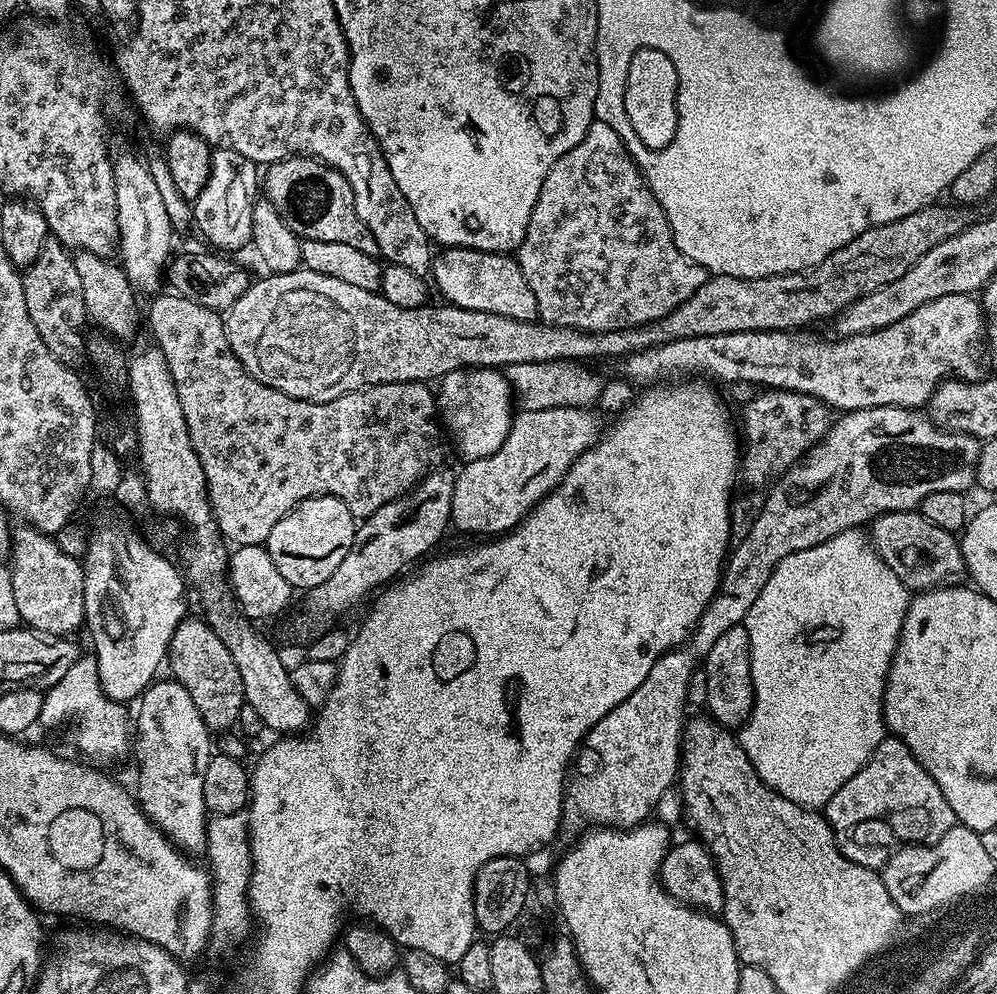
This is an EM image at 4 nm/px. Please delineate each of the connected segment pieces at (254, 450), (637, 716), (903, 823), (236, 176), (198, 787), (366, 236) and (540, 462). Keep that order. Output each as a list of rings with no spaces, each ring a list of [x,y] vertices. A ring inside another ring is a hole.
[[[160,294],[149,308],[146,308],[146,328],[152,331],[151,339],[162,350],[166,362],[170,366],[170,374],[174,386],[178,390],[178,402],[182,402],[182,414],[186,417],[186,430],[190,432],[190,442],[194,446],[194,454],[198,454],[198,462],[202,462],[202,474],[206,474],[206,486],[212,513],[216,524],[220,527],[220,534],[229,545],[264,544],[267,541],[270,530],[278,526],[278,522],[291,508],[298,506],[302,501],[311,496],[333,496],[342,502],[350,510],[350,514],[357,518],[363,518],[374,514],[386,502],[396,500],[400,496],[412,491],[429,472],[439,469],[440,455],[444,448],[440,445],[440,432],[442,436],[442,424],[438,419],[438,405],[431,388],[427,383],[419,380],[407,380],[406,382],[394,382],[393,384],[371,384],[350,394],[342,394],[342,398],[334,398],[330,402],[306,402],[298,398],[290,398],[290,394],[282,394],[282,390],[274,390],[258,378],[251,376],[238,362],[236,355],[230,350],[226,330],[224,329],[224,316],[219,312],[210,310],[206,306],[198,306],[186,298],[175,294]]]
[[[863,408],[833,419],[824,439],[767,489],[768,497],[760,513],[753,518],[748,533],[740,541],[737,539],[729,551],[718,590],[706,610],[702,610],[702,618],[698,618],[692,635],[679,648],[662,654],[658,662],[643,673],[634,694],[630,694],[626,702],[614,706],[606,718],[588,731],[574,757],[576,773],[573,776],[571,773],[566,784],[563,823],[573,824],[579,830],[589,826],[631,830],[645,823],[655,813],[661,798],[669,795],[671,788],[668,787],[671,784],[673,787],[678,780],[682,733],[686,727],[685,700],[692,672],[697,671],[710,646],[714,646],[726,630],[744,623],[750,606],[754,606],[754,598],[762,594],[762,586],[770,582],[770,574],[778,562],[798,550],[810,550],[810,546],[818,546],[851,528],[871,525],[873,520],[887,512],[919,509],[926,494],[938,494],[938,490],[967,493],[968,487],[976,484],[980,446],[981,441],[975,436],[947,432],[923,411],[910,408]]]
[[[891,734],[885,735],[866,766],[824,805],[822,815],[832,827],[840,852],[850,858],[850,862],[858,862],[858,866],[877,870],[883,869],[890,855],[888,832],[904,846],[933,844],[957,823],[954,810],[950,802],[946,802],[938,782],[930,778],[912,751]]]
[[[213,147],[210,178],[206,178],[206,187],[192,205],[195,231],[200,231],[213,244],[211,247],[221,253],[232,254],[228,252],[247,249],[252,243],[250,222],[257,199],[258,165],[246,158],[243,152]]]
[[[175,678],[157,679],[148,685],[142,694],[140,717],[134,720],[134,756],[140,767],[140,785],[134,788],[134,795],[149,820],[185,854],[203,853],[208,846],[206,813],[208,807],[202,798],[202,778],[206,766],[214,755],[214,740],[208,727],[202,722],[190,694]]]
[[[291,156],[276,164],[267,165],[262,176],[262,196],[274,206],[276,216],[301,240],[338,242],[342,246],[355,246],[362,254],[379,257],[378,242],[374,234],[358,218],[354,206],[354,192],[343,174],[323,164],[313,156]]]
[[[570,406],[517,411],[502,446],[498,446],[498,450],[486,458],[467,461],[463,465],[464,469],[456,472],[451,527],[460,532],[481,532],[484,535],[481,537],[484,538],[511,532],[538,502],[542,502],[542,498],[549,496],[560,485],[560,479],[567,474],[574,461],[600,439],[602,427],[600,428],[600,420],[594,413],[592,408]]]

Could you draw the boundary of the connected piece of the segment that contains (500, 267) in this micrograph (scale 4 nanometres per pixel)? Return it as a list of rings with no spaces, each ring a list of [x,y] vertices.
[[[441,247],[432,257],[430,280],[432,284],[436,283],[437,290],[453,308],[502,314],[502,318],[515,320],[537,319],[538,302],[534,302],[534,290],[530,290],[520,263],[511,255],[473,248]]]

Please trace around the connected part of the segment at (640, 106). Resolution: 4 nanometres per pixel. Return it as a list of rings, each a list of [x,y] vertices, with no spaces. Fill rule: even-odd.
[[[639,48],[630,58],[624,105],[627,117],[642,144],[650,149],[662,149],[673,141],[677,133],[677,71],[674,62],[657,48]]]

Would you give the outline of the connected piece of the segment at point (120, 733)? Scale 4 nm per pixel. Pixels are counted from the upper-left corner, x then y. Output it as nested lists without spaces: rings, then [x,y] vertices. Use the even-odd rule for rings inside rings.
[[[81,655],[79,660],[66,670],[66,678],[43,693],[39,723],[48,728],[60,728],[72,724],[72,740],[81,752],[81,757],[92,762],[116,760],[130,752],[130,716],[123,703],[110,700],[101,690],[96,657]],[[129,732],[129,736],[128,736]],[[89,756],[89,757],[88,757]]]

